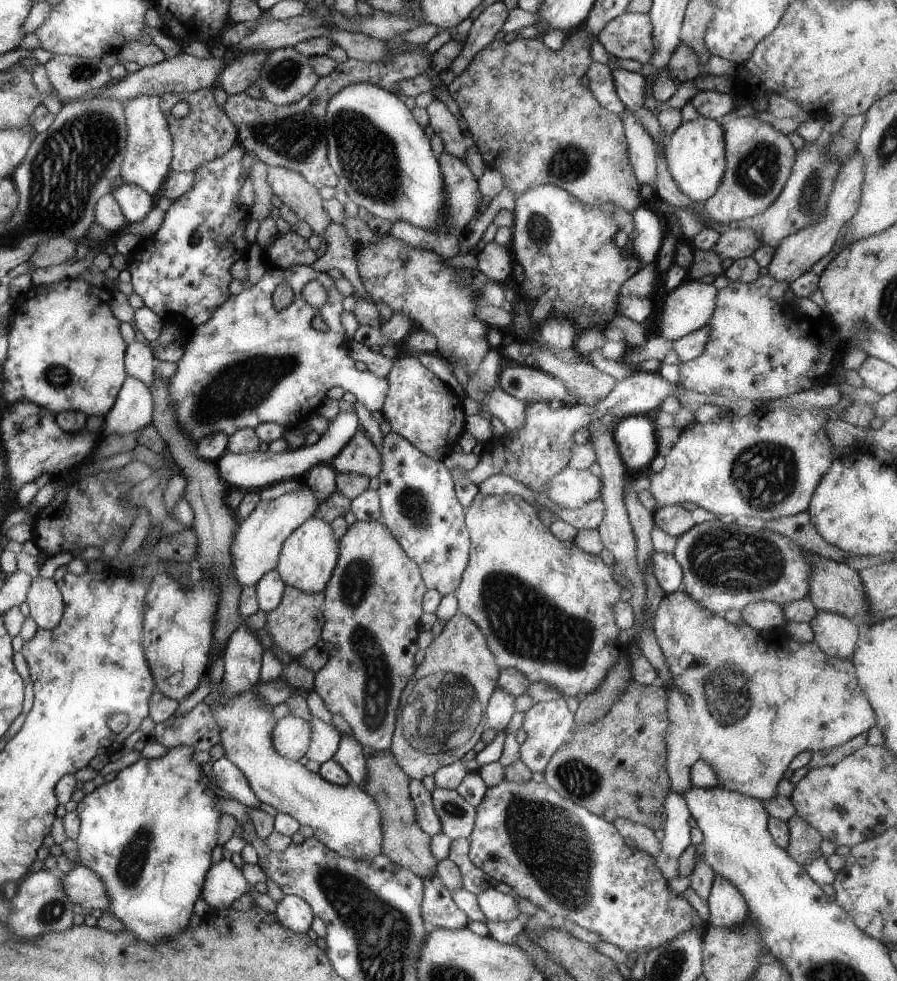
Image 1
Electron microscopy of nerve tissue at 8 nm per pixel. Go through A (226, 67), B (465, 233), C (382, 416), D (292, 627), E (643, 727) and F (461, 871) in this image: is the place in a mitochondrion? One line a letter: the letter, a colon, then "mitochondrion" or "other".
A: other
B: other
C: other
D: other
E: other
F: other

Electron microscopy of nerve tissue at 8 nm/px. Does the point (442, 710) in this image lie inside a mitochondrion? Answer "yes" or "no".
yes

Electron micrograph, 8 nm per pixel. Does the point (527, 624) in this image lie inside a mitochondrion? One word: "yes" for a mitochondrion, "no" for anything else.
yes

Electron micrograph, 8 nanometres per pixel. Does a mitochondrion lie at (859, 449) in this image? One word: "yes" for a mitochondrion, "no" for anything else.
no

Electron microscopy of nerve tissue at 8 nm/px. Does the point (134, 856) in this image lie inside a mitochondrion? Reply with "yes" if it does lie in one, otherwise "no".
yes

